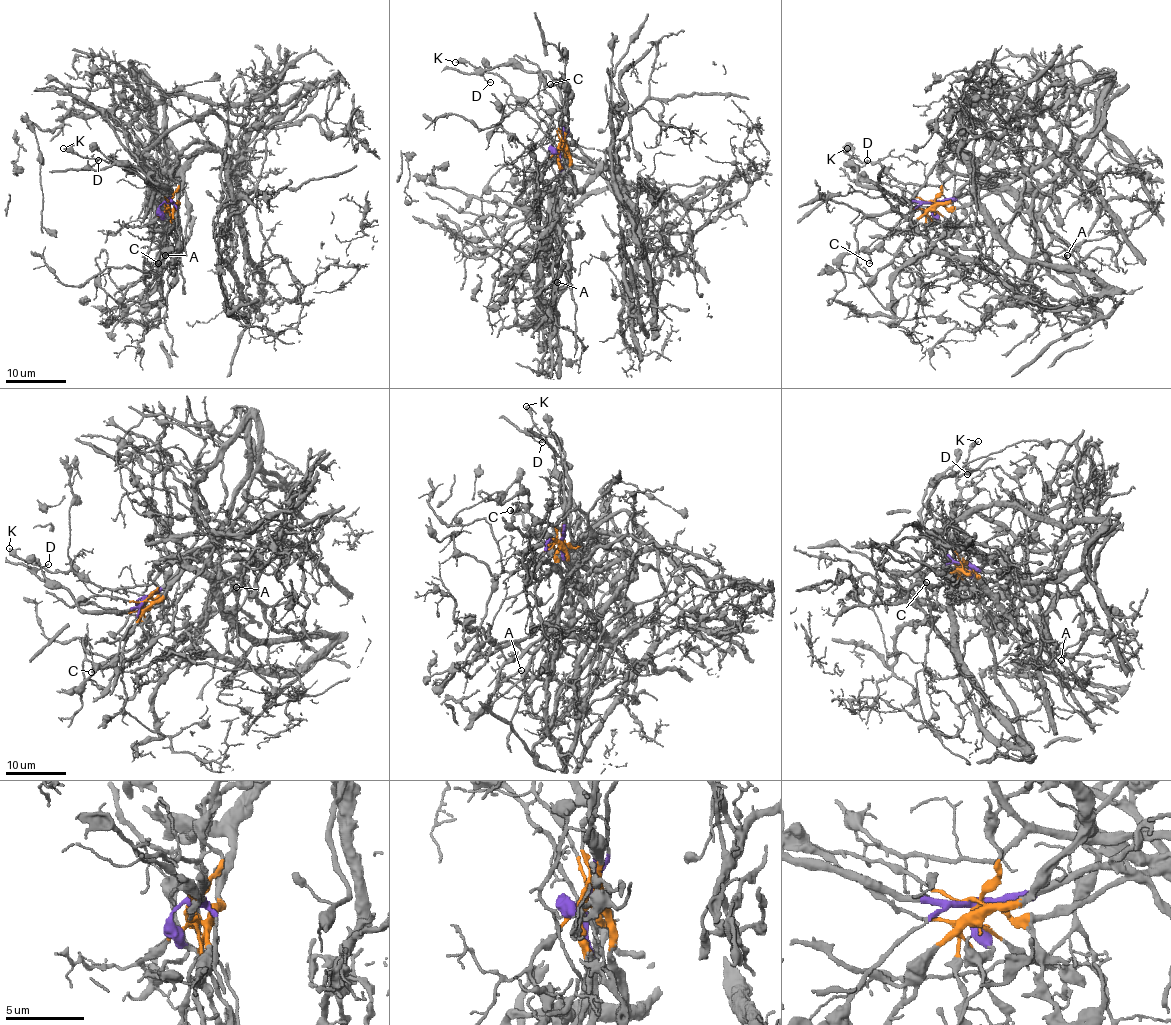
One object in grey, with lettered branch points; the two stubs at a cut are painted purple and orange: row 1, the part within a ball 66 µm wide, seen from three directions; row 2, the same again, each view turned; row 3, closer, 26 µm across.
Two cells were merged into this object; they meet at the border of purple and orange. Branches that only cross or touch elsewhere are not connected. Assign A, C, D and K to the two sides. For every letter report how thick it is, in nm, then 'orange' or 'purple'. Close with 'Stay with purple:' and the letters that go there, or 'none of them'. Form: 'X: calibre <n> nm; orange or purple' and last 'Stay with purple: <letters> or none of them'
A: calibre 150 nm; orange
C: calibre 150 nm; purple
D: calibre 110 nm; purple
K: calibre 420 nm; purple
Stay with purple: C, D, K

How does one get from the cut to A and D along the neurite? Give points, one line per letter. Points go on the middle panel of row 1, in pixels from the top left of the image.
A: (559, 148), (559, 253), (552, 285), (556, 282)
D: (559, 148), (564, 121), (562, 99), (555, 81), (544, 72), (503, 64), (485, 70), (483, 76), (491, 83)

